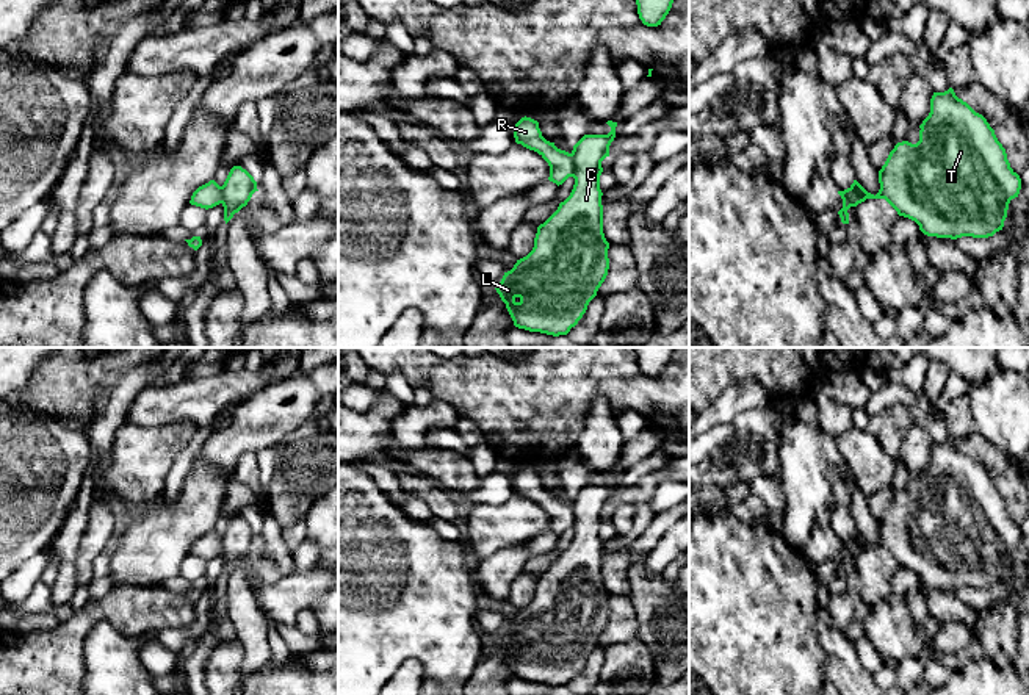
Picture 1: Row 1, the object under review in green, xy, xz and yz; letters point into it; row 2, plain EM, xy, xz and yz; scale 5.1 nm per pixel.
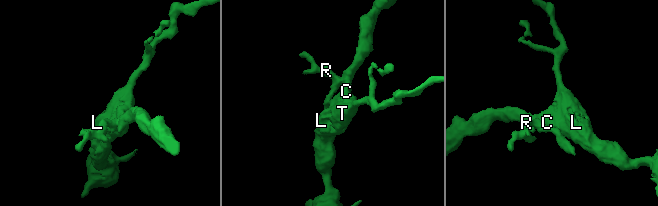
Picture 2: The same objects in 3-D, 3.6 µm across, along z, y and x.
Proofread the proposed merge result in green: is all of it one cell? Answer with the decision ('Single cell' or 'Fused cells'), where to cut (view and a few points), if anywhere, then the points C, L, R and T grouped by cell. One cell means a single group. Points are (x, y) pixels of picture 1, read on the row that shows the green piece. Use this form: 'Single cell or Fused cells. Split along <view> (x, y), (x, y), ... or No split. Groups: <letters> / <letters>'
Fused cells. Split along yz (857, 182), (852, 191), (852, 205). Groups: C L T / R

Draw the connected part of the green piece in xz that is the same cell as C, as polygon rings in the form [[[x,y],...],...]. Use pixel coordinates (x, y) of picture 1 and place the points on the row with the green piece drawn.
[[[617,122],[606,124],[611,127],[608,135],[584,135],[573,146],[575,185],[570,196],[537,227],[533,250],[517,260],[495,288],[518,329],[553,337],[567,335],[608,275],[609,243],[603,233],[600,175],[601,161],[609,157],[609,146],[616,138]]]

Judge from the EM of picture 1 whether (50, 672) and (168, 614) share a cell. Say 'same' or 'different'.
same

